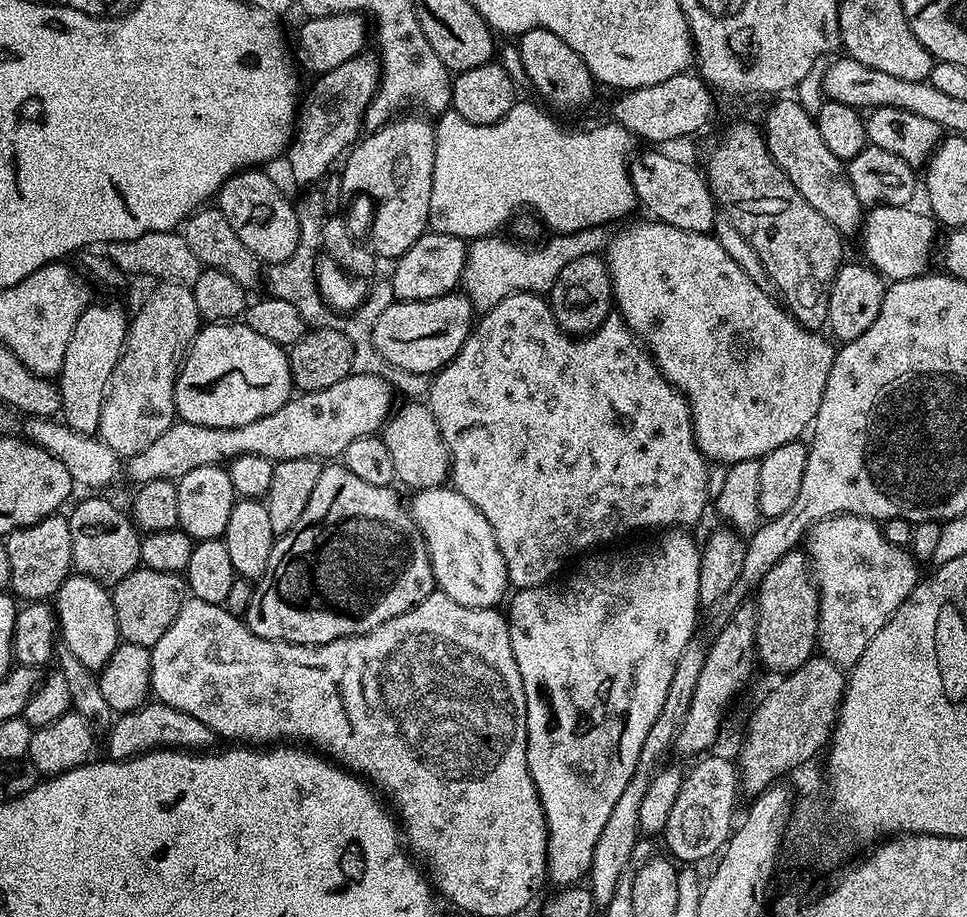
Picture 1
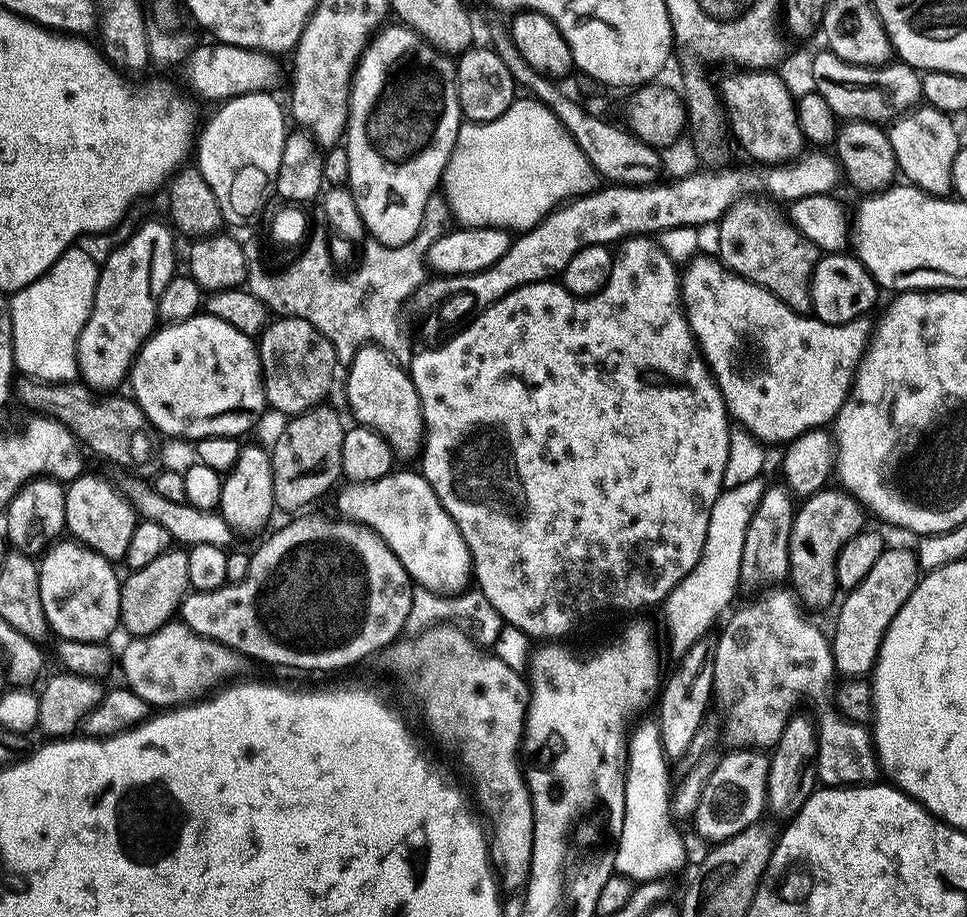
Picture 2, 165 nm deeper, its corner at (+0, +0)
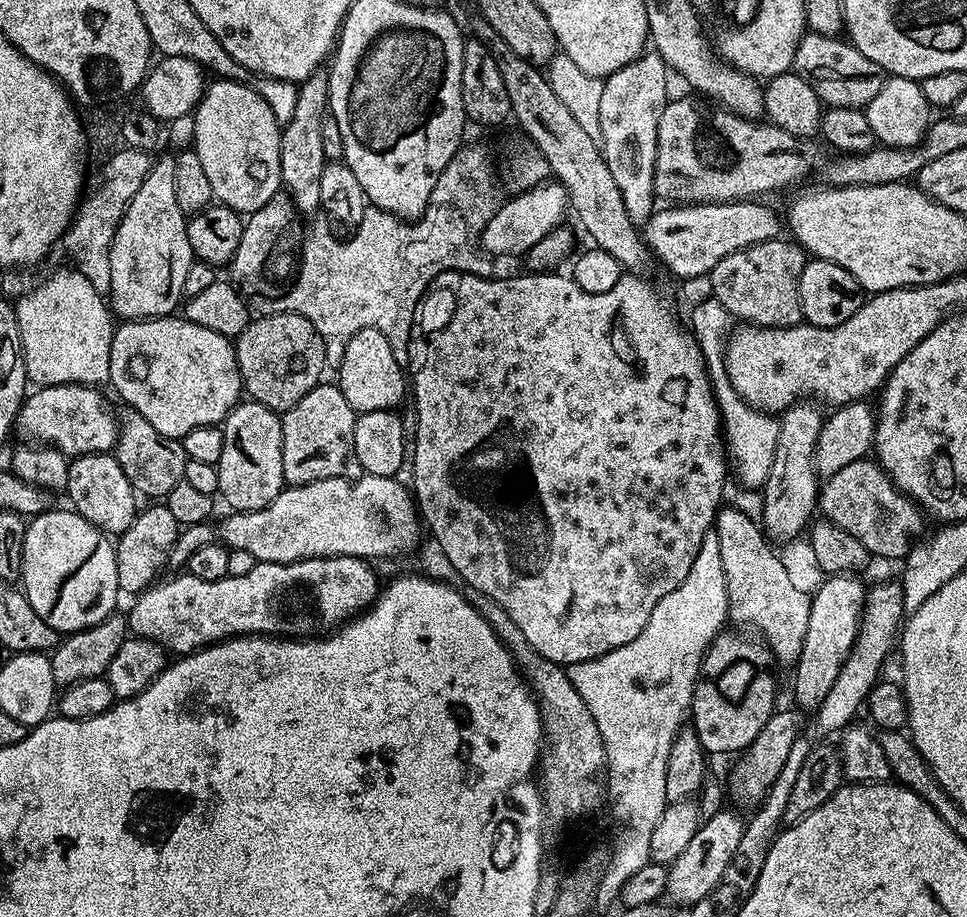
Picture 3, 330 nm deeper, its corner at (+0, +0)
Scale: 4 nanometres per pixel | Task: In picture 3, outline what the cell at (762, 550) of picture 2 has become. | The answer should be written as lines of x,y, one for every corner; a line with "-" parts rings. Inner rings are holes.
801,402
792,404
779,417
777,449
774,452
769,477
762,487
764,494
762,527
769,541
792,540
813,523
822,487
816,471
816,443
826,419
825,413
822,414
819,410
821,411
815,403

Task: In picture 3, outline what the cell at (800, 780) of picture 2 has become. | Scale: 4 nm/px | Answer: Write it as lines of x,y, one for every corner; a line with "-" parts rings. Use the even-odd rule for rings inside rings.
832,574
817,592
811,593
812,605
810,606
810,626
806,626
806,642
802,642
802,654
796,659
794,671
796,671
796,700
804,708
816,710
826,698
834,680
843,668
848,656
855,646
856,637
859,634
861,613
864,611
866,585
860,581
856,574

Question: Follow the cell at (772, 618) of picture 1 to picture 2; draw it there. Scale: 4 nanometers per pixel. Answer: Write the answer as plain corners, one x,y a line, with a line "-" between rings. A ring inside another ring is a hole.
821,490
815,492
813,496
807,497
803,501
804,505
796,508
796,517
792,523
790,530
790,558
788,559
788,580
790,581
791,591
794,593
797,601
805,609
808,608
824,608
832,600
832,591
837,591
838,581
836,579
836,563
838,562
838,554
842,550
842,546
846,546
846,542
850,542
850,538
854,538
854,534
865,531
864,516
865,509
861,504
849,496
843,490
835,490
836,492
828,492
829,490

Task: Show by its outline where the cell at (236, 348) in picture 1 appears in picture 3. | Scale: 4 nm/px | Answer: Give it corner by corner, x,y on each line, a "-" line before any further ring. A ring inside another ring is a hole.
179,315
160,316
156,320
130,320
121,323
115,329
113,334
113,342
110,346
110,372
109,381
111,386
116,387
116,392
125,401
123,402
129,408
135,408
137,412
142,414
142,418
146,418
146,422
150,422
150,426
154,426
154,430
158,430
158,434
169,436
175,440
180,440
186,434
190,434
190,430
194,430
198,426
210,426
211,424
219,425
228,416
228,413
241,403
242,385
240,383
240,371
238,370
238,362
236,361
236,350
233,341
229,337
218,334
214,330
206,330
206,326
198,326
194,322
185,320

